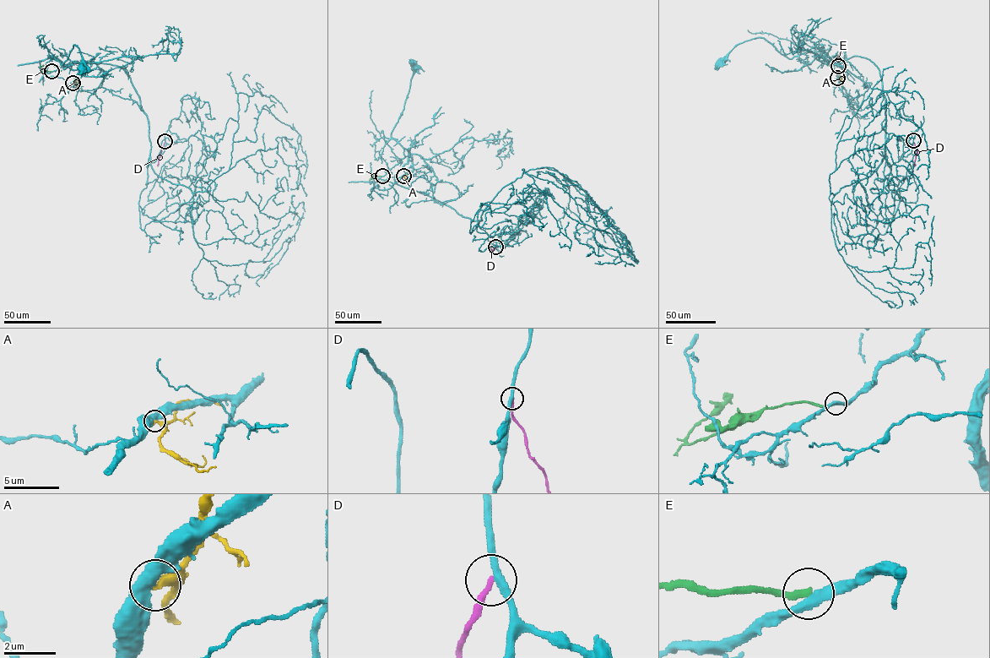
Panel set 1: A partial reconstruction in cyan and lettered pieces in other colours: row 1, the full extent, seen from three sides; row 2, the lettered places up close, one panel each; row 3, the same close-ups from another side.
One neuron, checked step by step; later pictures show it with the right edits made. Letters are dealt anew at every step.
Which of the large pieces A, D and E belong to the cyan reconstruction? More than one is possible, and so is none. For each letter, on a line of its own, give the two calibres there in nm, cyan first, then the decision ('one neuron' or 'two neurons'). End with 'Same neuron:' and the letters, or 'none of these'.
A: 500/360 nm | two neurons
D: 280/240 nm | two neurons
E: 320/240 nm | two neurons
Same neuron: none of these

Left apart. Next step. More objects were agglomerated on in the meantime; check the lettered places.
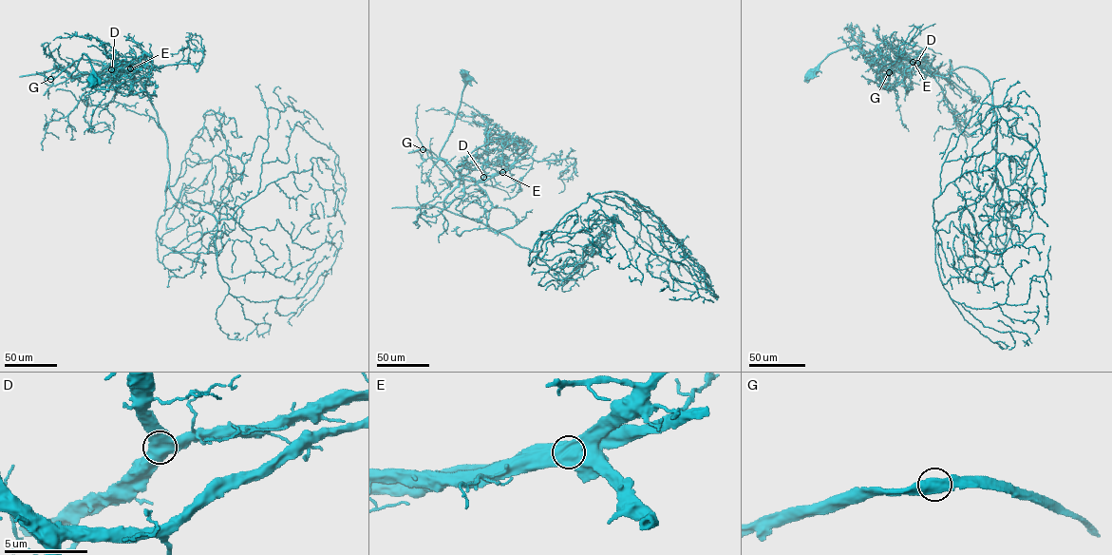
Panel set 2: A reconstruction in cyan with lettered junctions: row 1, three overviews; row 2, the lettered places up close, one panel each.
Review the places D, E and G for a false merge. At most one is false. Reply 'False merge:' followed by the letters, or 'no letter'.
False merge: E

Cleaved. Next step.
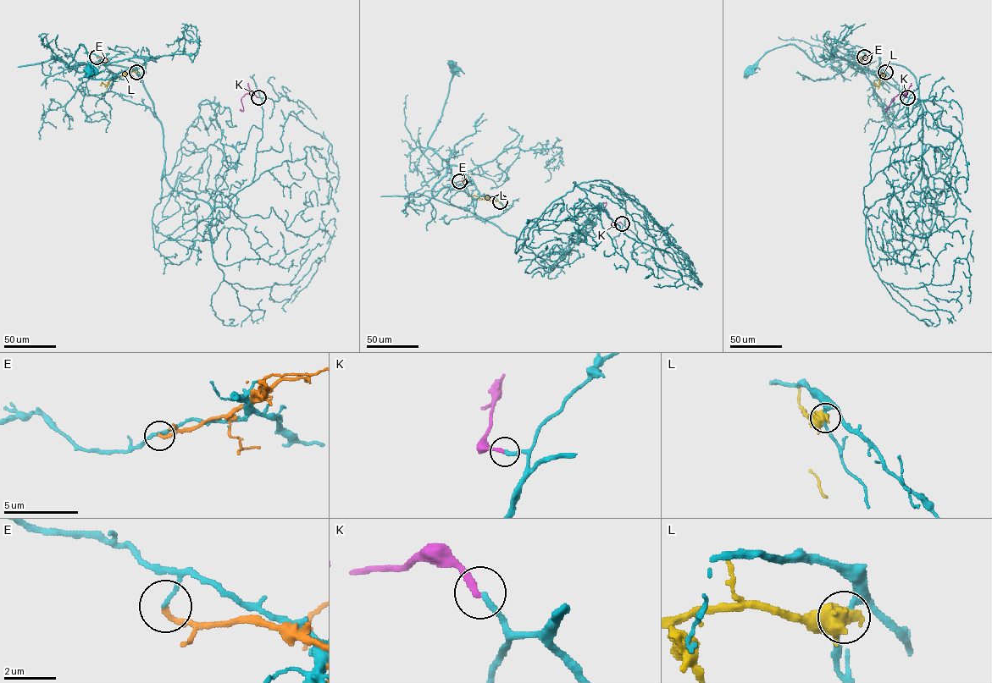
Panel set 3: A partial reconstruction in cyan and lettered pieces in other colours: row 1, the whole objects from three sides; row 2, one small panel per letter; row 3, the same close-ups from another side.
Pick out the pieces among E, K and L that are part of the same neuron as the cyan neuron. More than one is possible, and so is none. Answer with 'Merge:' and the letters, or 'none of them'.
Merge: K

